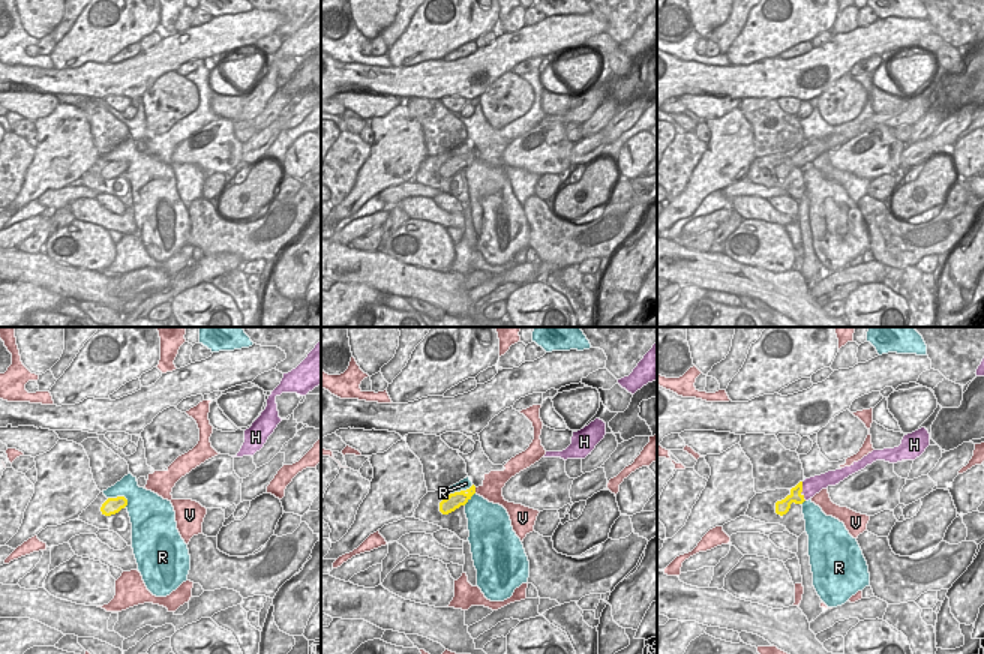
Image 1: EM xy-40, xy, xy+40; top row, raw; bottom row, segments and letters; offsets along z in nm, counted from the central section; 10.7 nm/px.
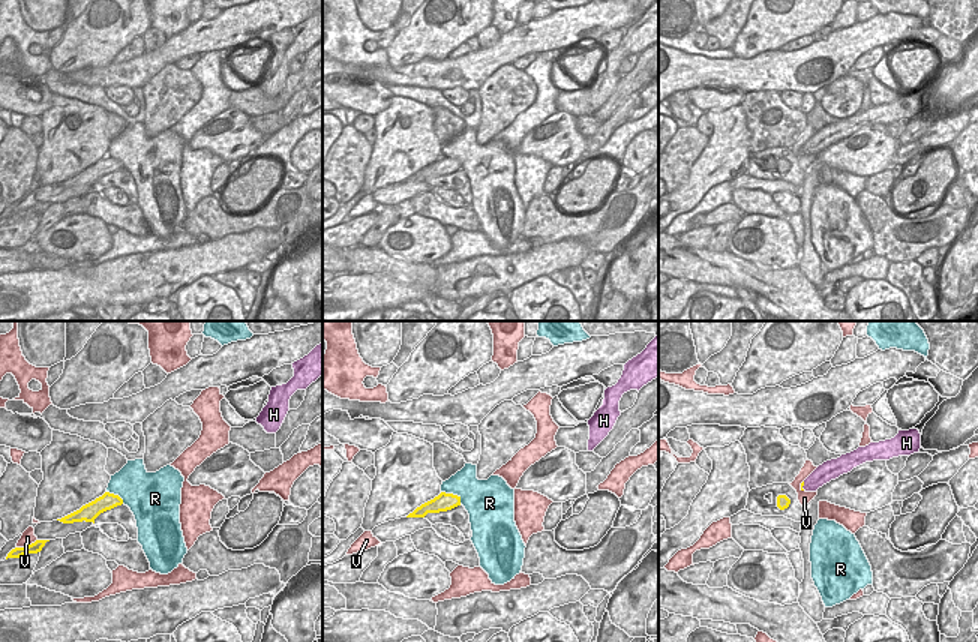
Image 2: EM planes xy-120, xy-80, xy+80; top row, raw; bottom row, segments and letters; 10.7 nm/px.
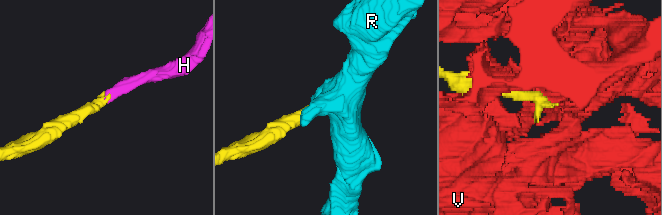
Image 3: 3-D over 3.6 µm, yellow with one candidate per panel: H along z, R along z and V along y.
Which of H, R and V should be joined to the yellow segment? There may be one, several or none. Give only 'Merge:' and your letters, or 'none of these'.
Merge: H

